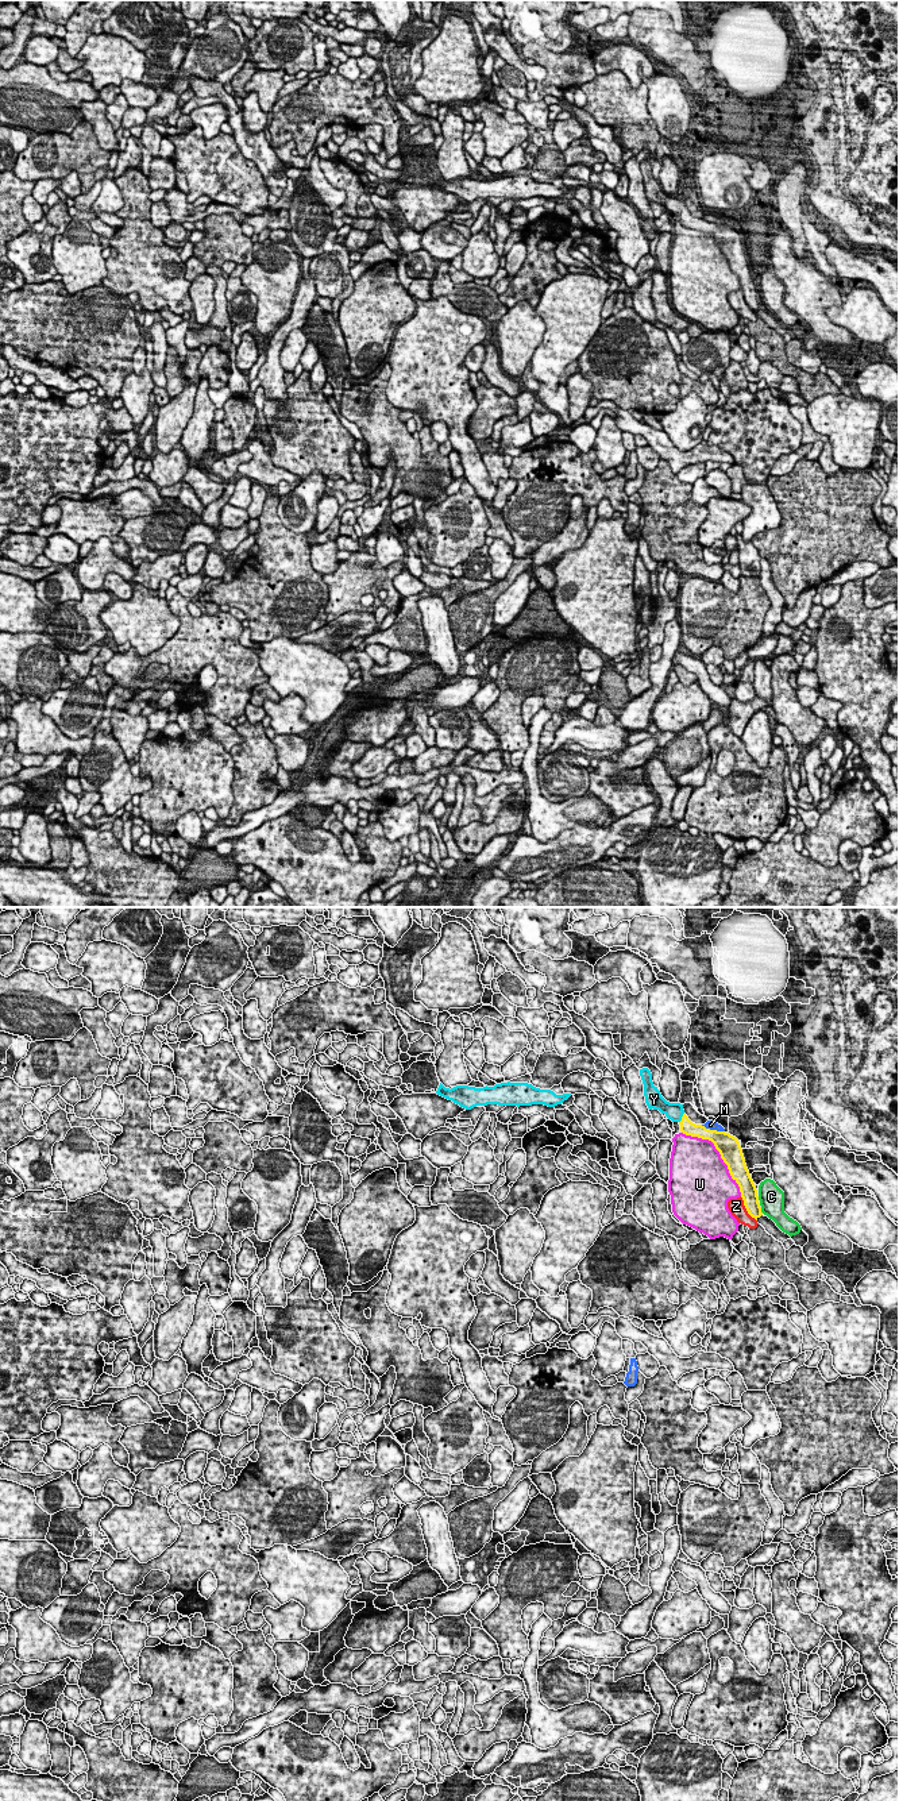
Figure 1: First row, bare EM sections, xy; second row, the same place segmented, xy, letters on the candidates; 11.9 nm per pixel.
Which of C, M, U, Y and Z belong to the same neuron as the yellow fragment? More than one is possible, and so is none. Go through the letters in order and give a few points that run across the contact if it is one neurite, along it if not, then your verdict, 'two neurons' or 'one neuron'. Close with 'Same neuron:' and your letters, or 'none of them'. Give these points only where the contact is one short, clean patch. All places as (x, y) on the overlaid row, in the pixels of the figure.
C: two neurons
M: two neurons
U: two neurons
Y: line xy (687, 1127), (682, 1118), (674, 1111); one neuron
Z: two neurons
Same neuron: Y

